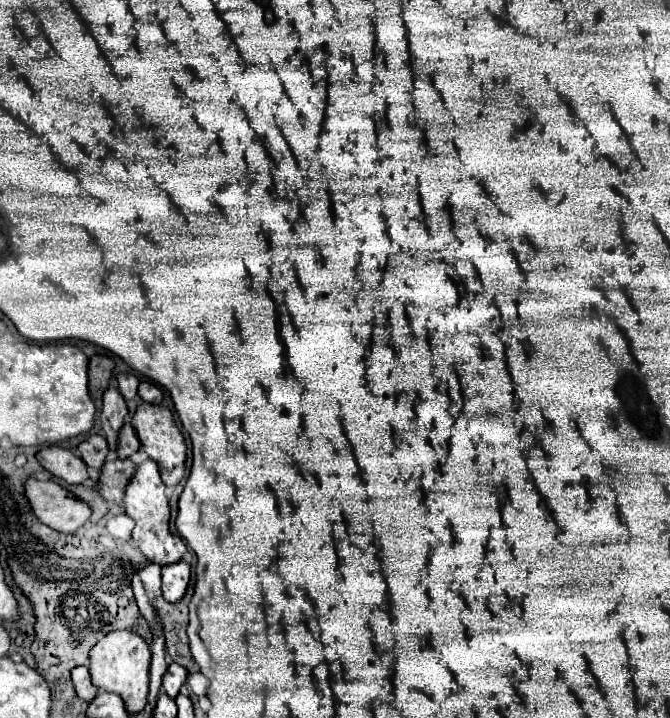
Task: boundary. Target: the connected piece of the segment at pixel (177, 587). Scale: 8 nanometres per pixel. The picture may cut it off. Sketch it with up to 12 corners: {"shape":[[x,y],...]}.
{"shape":[[187,562],[163,566],[163,598],[181,602],[191,580]]}

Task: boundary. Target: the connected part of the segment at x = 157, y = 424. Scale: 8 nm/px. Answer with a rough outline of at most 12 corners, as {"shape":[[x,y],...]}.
{"shape":[[153,382],[131,424],[165,486],[185,474],[187,446]]}

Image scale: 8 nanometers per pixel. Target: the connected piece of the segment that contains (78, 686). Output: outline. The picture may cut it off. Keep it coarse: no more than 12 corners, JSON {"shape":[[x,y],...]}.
{"shape":[[87,666],[71,670],[79,698],[91,702],[97,686],[91,682]]}

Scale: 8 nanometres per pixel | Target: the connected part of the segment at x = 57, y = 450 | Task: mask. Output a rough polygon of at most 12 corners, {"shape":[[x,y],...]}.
{"shape":[[43,448],[37,460],[67,484],[89,478],[87,464],[67,448]]}

